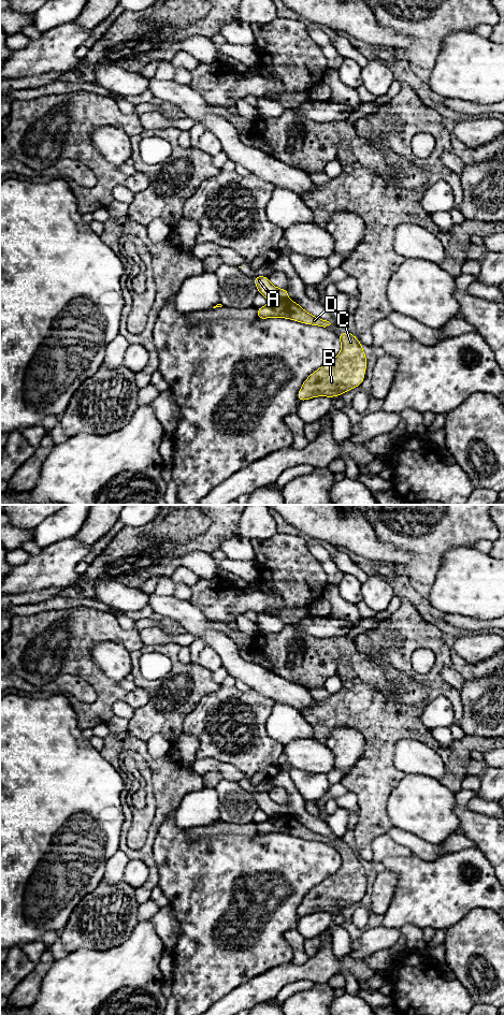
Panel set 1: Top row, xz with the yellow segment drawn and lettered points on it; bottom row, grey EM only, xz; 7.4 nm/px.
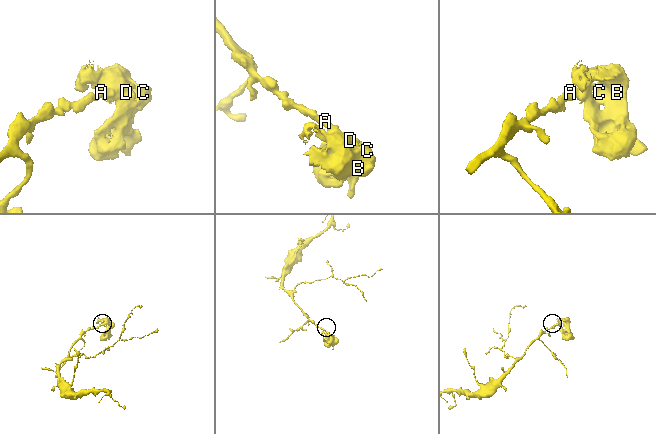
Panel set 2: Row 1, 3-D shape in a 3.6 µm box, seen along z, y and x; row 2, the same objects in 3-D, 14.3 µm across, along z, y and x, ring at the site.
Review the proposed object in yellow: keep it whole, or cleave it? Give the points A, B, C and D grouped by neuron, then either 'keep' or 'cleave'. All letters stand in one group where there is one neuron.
A / B C D | cleave

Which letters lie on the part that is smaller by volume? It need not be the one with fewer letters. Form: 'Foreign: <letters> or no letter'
Foreign: B, C, D

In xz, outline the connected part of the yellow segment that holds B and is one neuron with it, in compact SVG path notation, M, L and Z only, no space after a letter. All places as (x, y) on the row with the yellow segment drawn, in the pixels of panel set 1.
M349 333L337 334L342 349L337 357L311 374L298 393L299 402L316 397L342 395L364 380L366 357L357 337Z

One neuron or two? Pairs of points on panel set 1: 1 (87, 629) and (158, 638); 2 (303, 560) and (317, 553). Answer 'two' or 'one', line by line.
1: two
2: two

